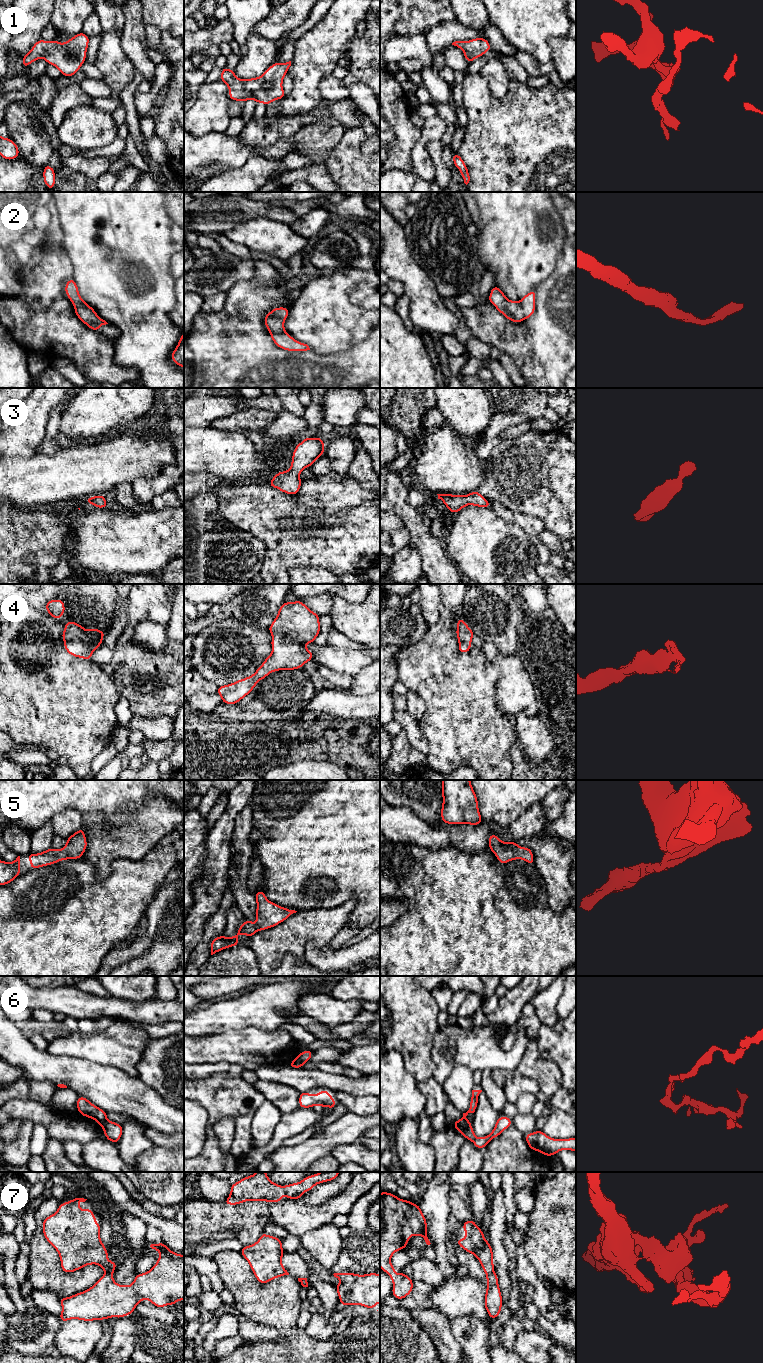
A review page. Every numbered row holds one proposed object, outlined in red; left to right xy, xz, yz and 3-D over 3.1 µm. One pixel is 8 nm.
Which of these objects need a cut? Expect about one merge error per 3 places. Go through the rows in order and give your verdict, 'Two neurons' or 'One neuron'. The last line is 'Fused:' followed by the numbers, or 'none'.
1: One neuron
2: One neuron
3: One neuron
4: One neuron
5: One neuron
6: Two neurons
7: Two neurons
Fused: 6, 7

